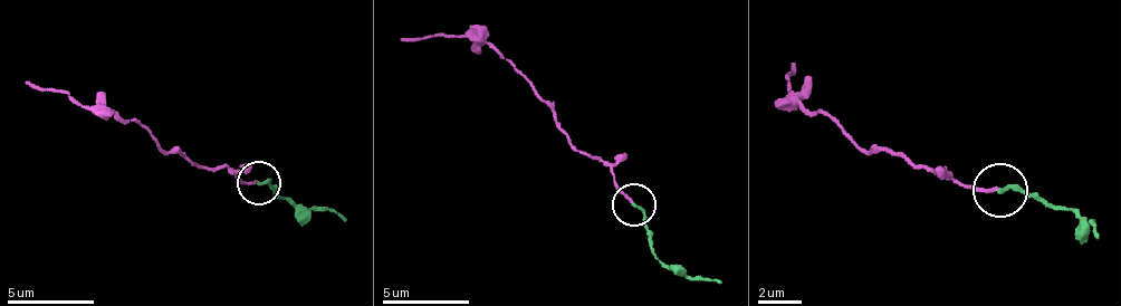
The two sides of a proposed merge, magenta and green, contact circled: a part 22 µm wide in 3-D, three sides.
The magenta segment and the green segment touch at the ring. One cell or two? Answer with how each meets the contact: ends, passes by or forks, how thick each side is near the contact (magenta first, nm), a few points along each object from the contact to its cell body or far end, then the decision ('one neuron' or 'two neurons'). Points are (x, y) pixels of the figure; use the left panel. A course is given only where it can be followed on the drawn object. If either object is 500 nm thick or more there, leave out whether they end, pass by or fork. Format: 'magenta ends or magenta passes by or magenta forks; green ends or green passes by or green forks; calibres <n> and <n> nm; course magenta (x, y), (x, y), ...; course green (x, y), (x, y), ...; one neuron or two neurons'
magenta ends; green ends; calibres 160 and 180 nm; course magenta (257, 184), (231, 171), (197, 166), (180, 150), (162, 150), (145, 127), (111, 111), (76, 106), (25, 80); course green (257, 184), (270, 184), (275, 192), (291, 206), (347, 218); one neuron

